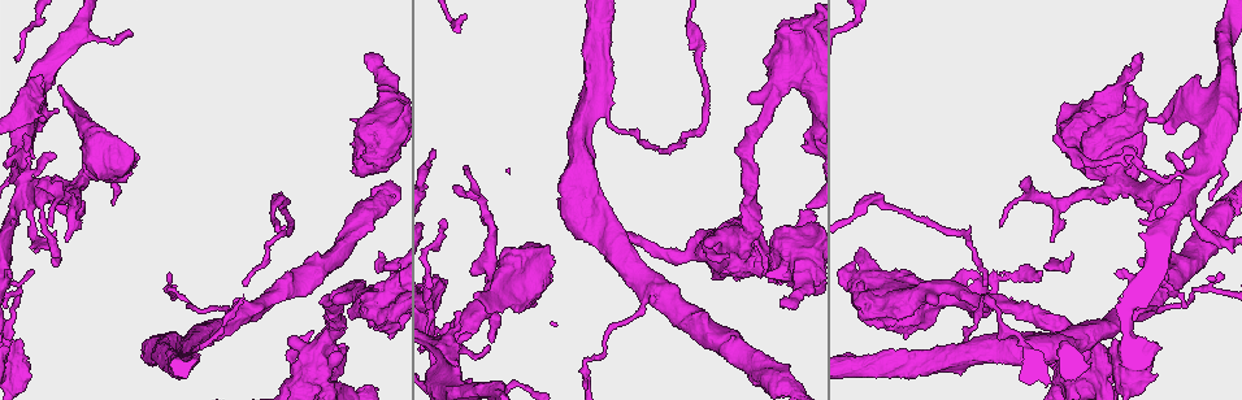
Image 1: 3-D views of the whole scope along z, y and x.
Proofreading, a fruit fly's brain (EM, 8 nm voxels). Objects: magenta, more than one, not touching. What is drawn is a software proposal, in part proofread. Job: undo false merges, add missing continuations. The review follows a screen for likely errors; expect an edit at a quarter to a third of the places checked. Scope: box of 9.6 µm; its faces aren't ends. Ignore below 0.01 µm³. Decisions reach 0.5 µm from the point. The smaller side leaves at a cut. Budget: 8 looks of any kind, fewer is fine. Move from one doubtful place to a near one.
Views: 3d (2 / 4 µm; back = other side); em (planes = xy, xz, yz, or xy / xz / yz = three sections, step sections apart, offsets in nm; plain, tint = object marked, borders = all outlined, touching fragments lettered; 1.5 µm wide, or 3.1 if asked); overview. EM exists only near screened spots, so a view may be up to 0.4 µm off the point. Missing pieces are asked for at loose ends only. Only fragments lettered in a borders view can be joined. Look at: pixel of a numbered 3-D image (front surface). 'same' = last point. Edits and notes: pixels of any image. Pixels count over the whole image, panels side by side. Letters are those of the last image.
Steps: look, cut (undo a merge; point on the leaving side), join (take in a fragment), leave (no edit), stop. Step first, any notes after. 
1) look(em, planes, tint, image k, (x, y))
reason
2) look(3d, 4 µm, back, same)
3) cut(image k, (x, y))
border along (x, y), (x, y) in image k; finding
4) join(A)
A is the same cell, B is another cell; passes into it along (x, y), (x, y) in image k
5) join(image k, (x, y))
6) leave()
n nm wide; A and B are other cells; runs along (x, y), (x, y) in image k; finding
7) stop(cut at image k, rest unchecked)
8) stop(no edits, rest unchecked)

look(em, planes, borders, image 1, (659, 150))
branch stops here

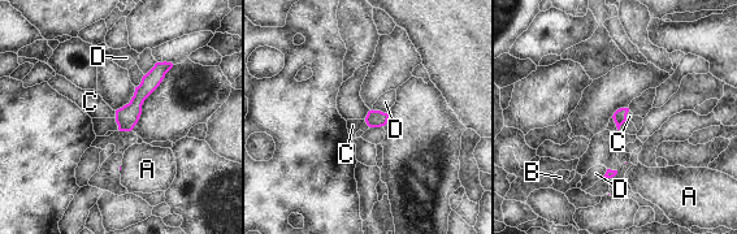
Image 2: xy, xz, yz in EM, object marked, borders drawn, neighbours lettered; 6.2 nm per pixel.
join(C)
80 nm wide; C is the same cell, A, B and D are other cells; the cell continues

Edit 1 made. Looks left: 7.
look(3d, 2 µm, image 1, (1138, 259))
an open end

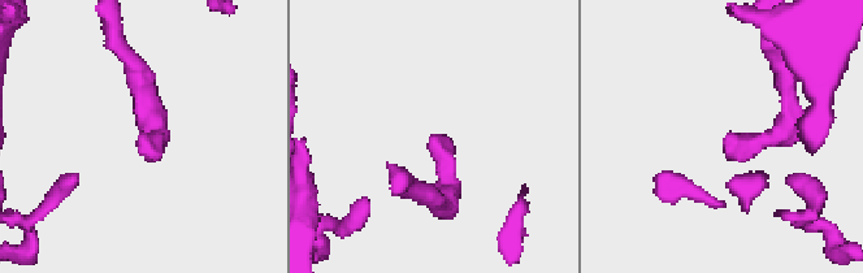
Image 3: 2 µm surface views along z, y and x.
look(em, planes, plain, image 3, (141, 140))

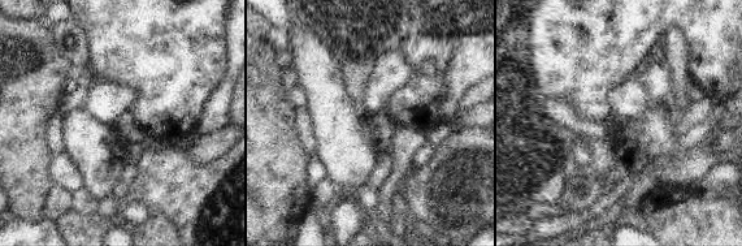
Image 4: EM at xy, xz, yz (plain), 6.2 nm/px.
look(em, planes, borders, same)
what lies round it

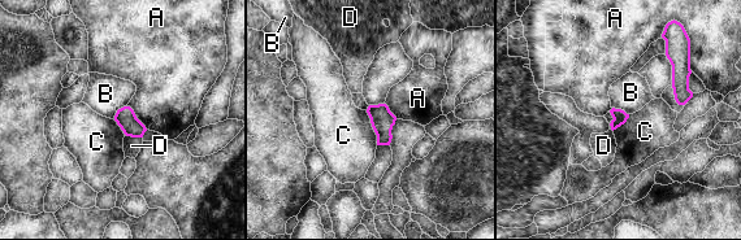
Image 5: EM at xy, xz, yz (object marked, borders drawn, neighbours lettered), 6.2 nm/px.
leave()
A, B, C and D are other cells; border along (126, 105), (121, 107), (113, 118) in image 5; no lettered fragment goes on from it

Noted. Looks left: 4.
look(em, xz, step 8, plain, image 1, (588, 365))
sharp bend

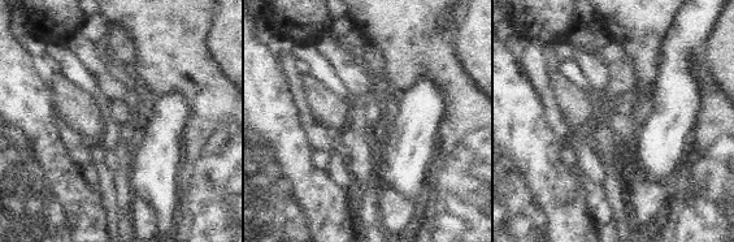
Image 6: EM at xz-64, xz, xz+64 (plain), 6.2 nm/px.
look(em, xz, step 8, borders, same)
what lies round it

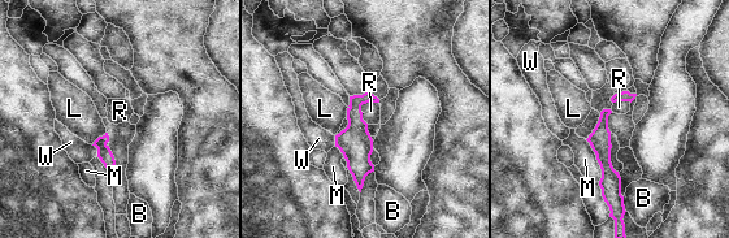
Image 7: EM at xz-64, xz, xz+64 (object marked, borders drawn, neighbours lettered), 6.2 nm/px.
leave()
B, L, M, R and W are other cells; border along (378, 102), (361, 105), (368, 124) in image 7; all the same cell

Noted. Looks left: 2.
stop(join at image 2, rest unchecked)

